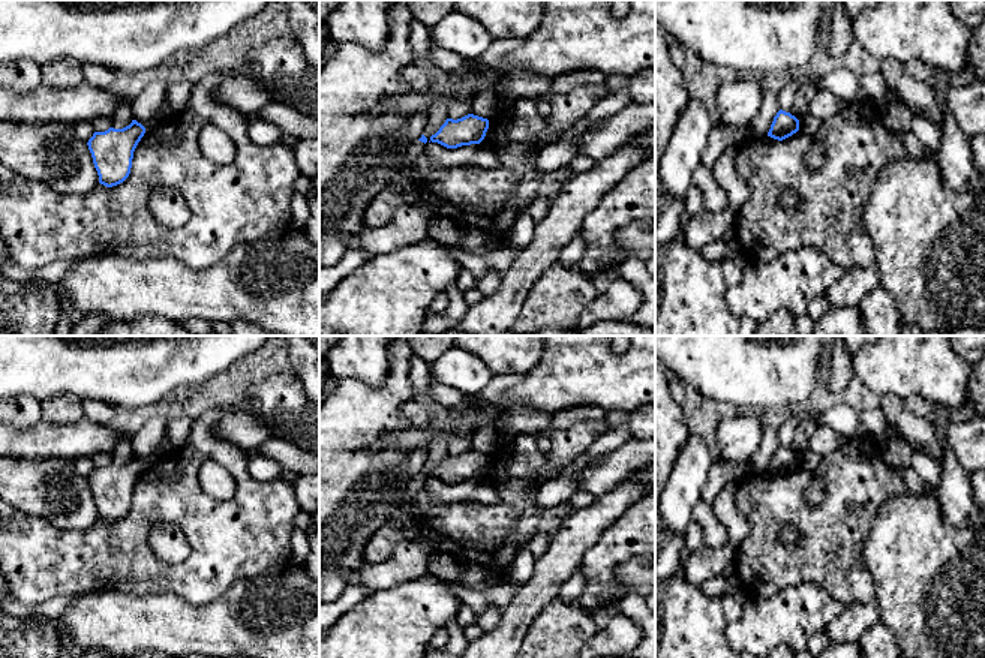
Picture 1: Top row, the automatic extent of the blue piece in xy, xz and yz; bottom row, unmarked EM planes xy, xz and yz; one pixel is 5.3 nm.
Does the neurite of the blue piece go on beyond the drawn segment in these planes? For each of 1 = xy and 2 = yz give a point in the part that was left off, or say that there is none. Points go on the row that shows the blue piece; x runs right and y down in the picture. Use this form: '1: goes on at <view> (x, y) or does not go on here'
1: does not go on here
2: does not go on here

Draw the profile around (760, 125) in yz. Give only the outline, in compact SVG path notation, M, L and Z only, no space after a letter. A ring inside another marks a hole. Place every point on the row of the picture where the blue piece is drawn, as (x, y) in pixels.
M763 90L762 105L756 117L748 124L748 132L754 138L766 136L778 111L778 93Z

